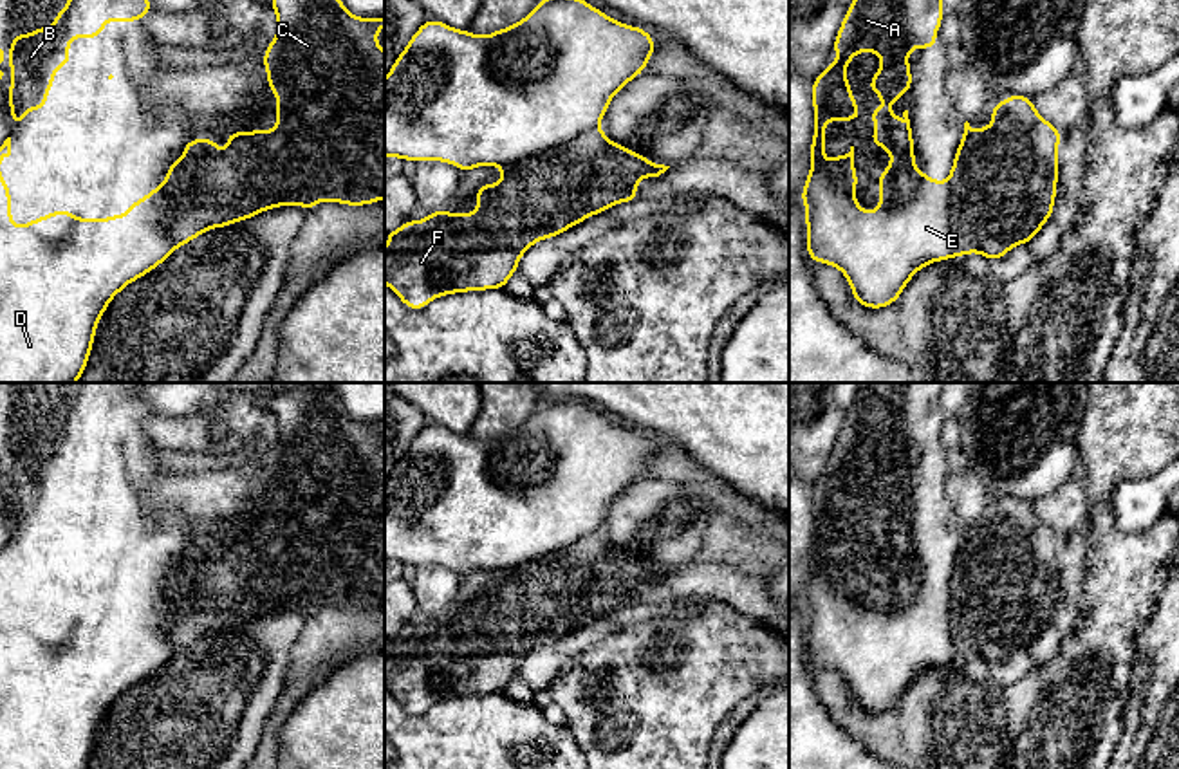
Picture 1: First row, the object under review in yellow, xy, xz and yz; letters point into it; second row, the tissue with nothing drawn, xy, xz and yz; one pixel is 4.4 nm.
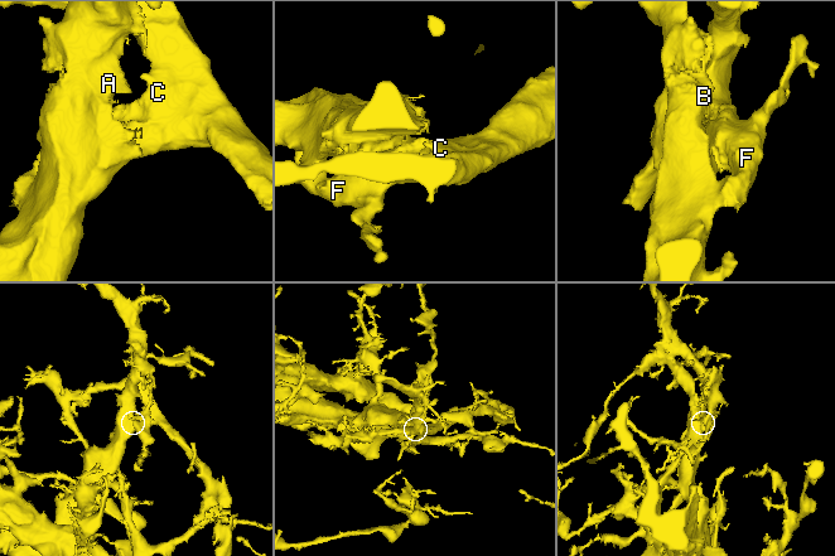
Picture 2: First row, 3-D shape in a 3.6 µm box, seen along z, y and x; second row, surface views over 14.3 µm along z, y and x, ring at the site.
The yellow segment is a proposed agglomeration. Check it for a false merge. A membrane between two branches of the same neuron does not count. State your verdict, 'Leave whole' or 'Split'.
Split

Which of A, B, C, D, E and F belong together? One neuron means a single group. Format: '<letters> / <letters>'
A B D E / C F

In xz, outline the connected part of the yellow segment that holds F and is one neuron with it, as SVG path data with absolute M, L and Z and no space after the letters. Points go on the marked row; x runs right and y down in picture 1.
M598 126L554 152L507 159L498 166L502 182L477 186L475 213L437 209L424 220L408 220L386 233L385 283L408 309L421 310L446 294L504 289L534 242L558 236L619 202L637 202L637 182L670 168L612 143Z

